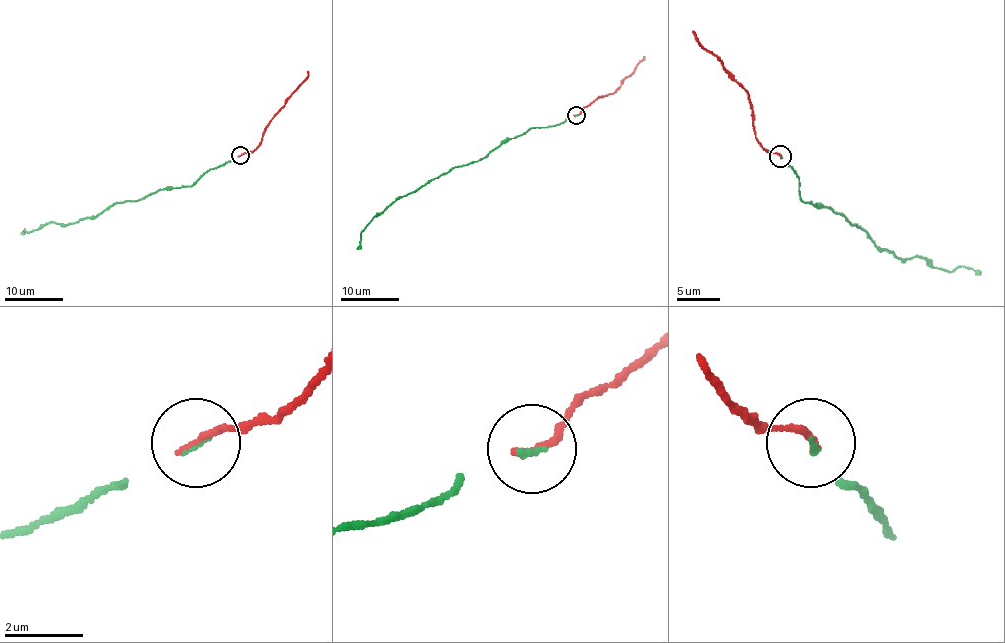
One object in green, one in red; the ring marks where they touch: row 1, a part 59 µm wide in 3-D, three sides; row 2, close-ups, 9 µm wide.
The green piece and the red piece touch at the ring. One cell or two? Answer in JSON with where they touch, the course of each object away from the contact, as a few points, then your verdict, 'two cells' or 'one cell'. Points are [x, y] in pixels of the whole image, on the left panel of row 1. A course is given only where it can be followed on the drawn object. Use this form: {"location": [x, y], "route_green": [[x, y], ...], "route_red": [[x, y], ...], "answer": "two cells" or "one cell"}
{"location": [240, 155], "route_green": [[241, 155], [208, 169], [192, 185], [114, 203], [76, 223], [46, 223], [30, 232], [24, 229], [21, 234]], "route_red": [[240, 155], [252, 152], [259, 145], [265, 127], [307, 78], [308, 71]], "answer": "one cell"}

